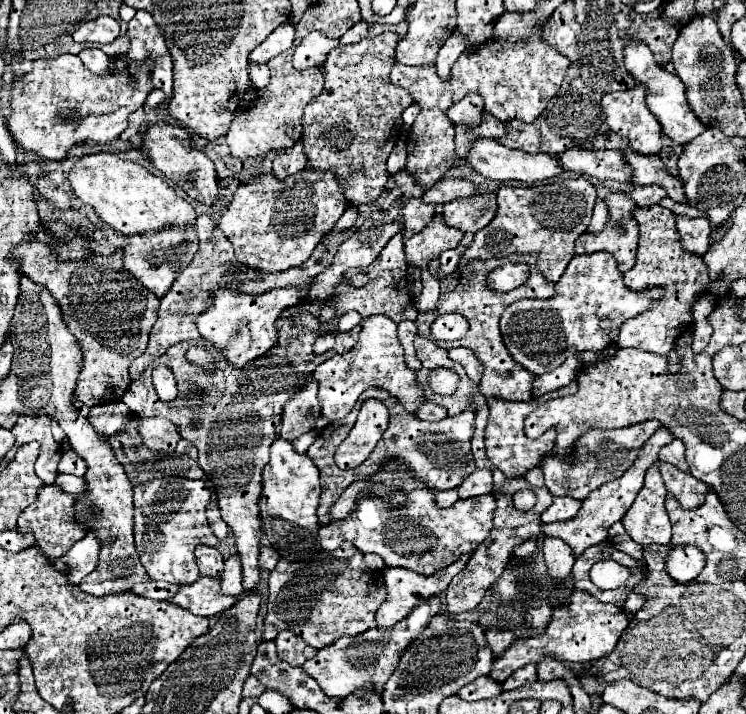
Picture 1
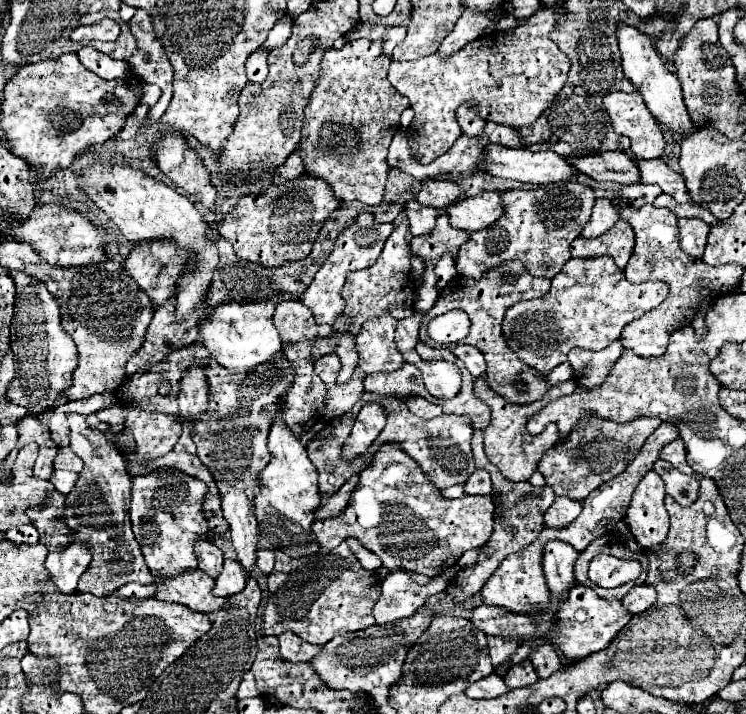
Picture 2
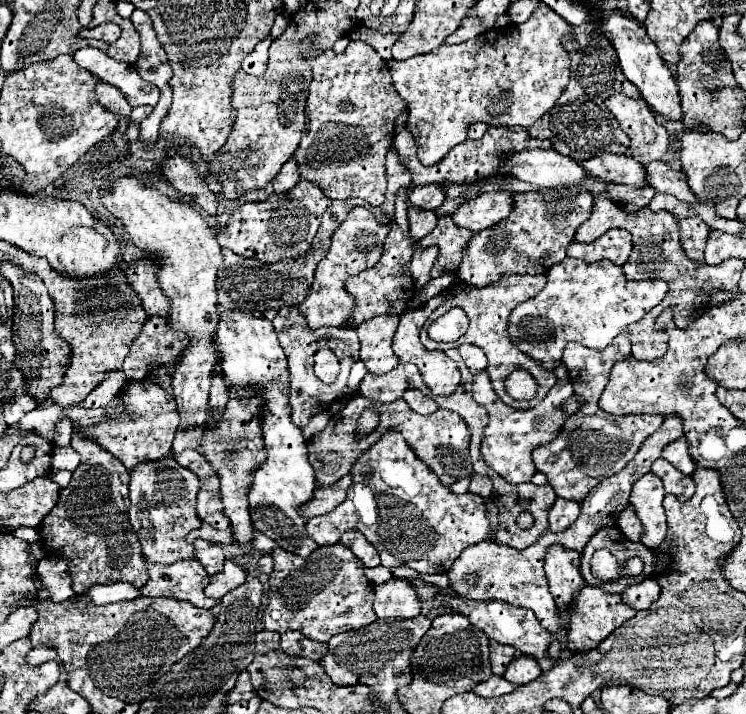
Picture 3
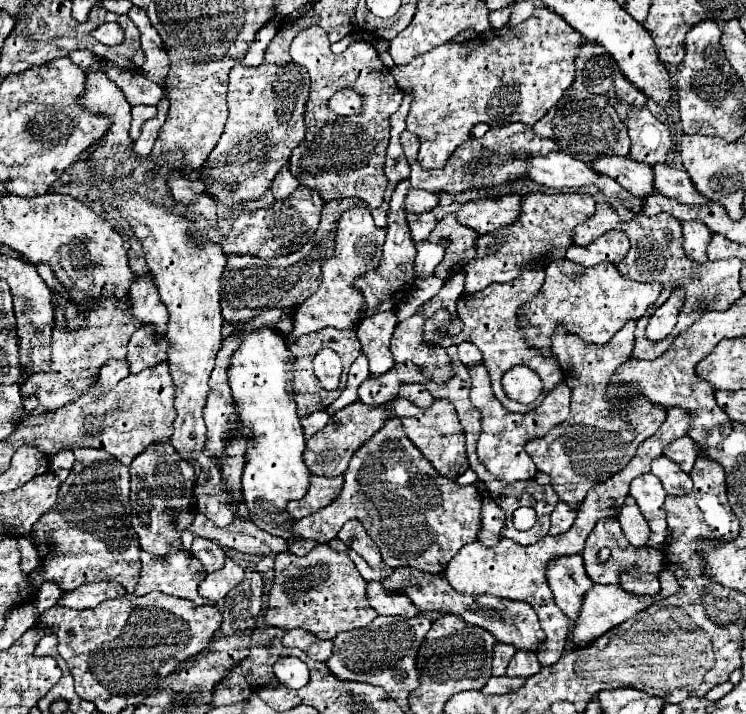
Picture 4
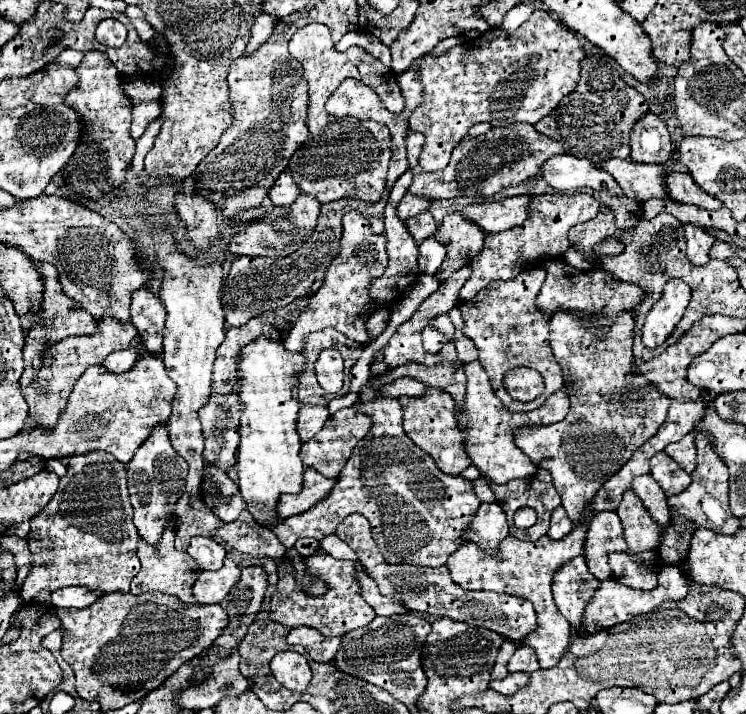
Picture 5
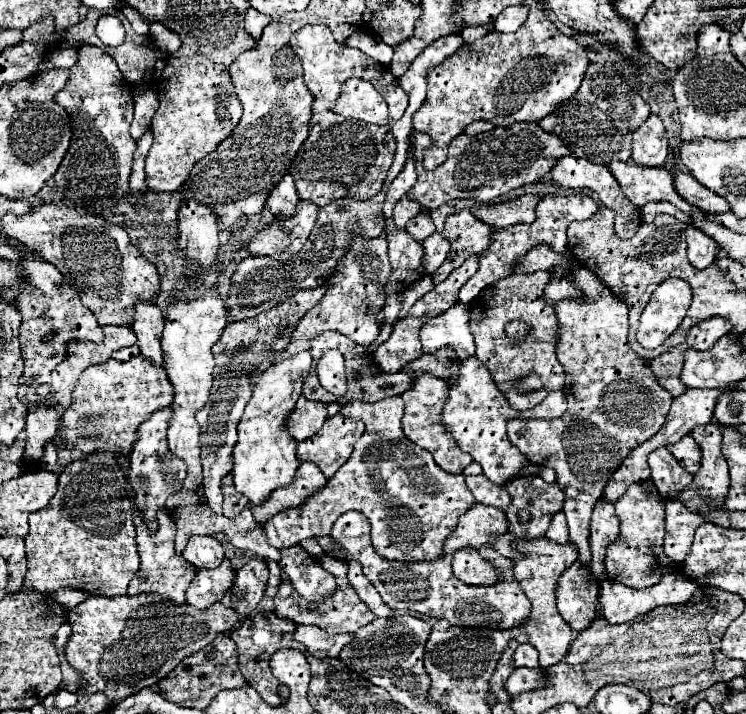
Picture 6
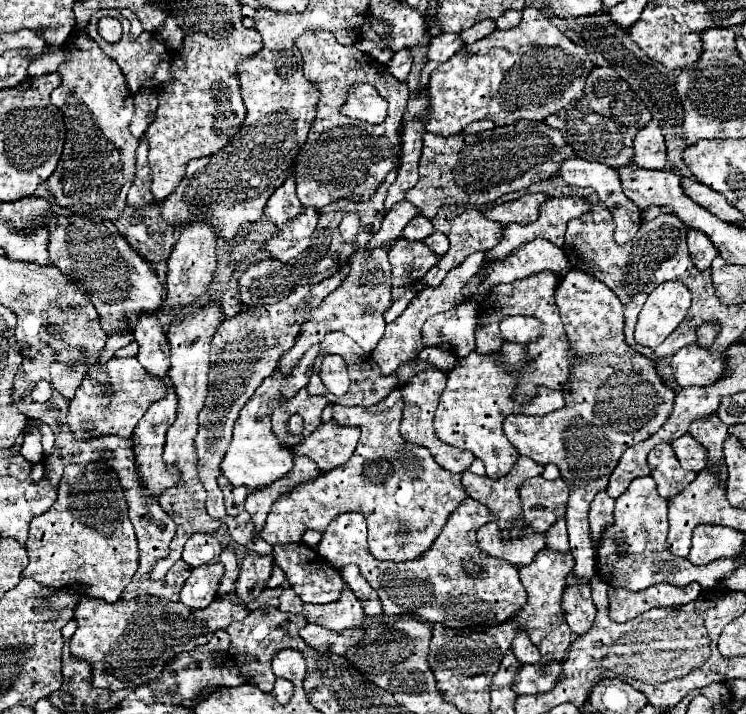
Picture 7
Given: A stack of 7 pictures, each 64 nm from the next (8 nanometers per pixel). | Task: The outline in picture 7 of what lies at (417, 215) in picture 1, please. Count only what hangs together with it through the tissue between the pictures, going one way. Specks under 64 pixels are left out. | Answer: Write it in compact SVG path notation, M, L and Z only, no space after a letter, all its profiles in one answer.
M418 214L418 216L414 216L414 218L408 222L408 226L404 228L404 238L408 238L408 240L424 240L424 238L430 236L432 232L434 232L432 222L430 222L426 216Z

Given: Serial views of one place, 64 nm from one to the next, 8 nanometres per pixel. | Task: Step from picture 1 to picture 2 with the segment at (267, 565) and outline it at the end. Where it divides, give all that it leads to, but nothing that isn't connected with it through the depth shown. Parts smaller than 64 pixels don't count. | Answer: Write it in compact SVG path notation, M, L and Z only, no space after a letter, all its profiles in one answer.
M258 550L258 562L256 566L264 572L270 574L274 568L274 550Z

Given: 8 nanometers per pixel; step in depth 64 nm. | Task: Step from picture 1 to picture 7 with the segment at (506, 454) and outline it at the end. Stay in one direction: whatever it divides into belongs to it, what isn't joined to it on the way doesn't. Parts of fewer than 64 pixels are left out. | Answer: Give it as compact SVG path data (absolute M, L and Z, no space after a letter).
M504 342L498 356L494 354L484 356L484 354L472 352L470 356L462 358L462 366L456 366L448 374L448 384L434 416L434 428L438 438L460 450L470 450L478 460L484 462L488 478L494 478L494 480L506 476L520 456L518 450L512 448L512 444L504 436L504 430L502 430L504 418L510 414L542 416L542 414L560 410L564 406L562 392L548 390L546 386L538 388L538 398L534 398L530 404L518 406L514 402L512 398L512 390L516 388L514 378L518 370L526 366L526 362L528 362L528 354L524 346L512 344L512 342Z

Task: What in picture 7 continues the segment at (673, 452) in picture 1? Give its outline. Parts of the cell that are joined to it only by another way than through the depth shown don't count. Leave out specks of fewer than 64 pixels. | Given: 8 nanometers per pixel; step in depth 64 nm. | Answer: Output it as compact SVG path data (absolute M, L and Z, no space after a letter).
M690 434L680 436L678 440L672 442L672 450L674 450L678 462L682 464L682 468L692 470L696 474L704 470L706 450L704 450L704 446L700 446L700 442L694 436L690 436Z

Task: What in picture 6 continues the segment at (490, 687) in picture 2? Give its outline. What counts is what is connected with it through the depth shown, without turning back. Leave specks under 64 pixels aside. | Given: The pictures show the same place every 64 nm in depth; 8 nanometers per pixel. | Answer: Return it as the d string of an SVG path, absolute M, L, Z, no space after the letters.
M516 668L514 674L510 674L510 678L506 680L506 692L510 696L518 694L518 692L528 692L534 688L542 688L544 686L544 670L526 670L526 668Z

